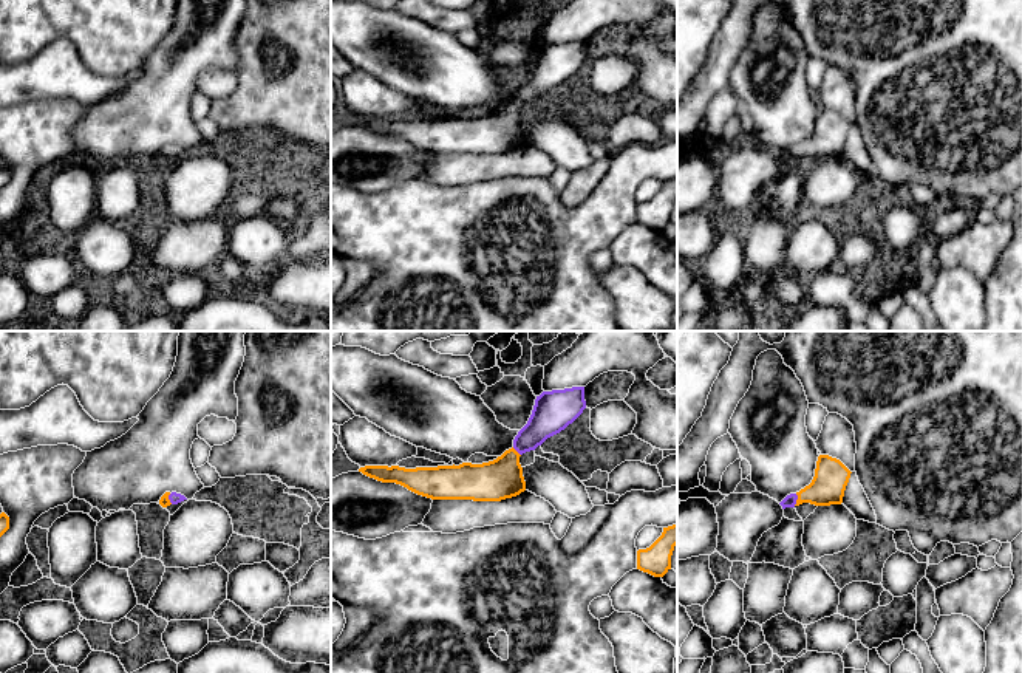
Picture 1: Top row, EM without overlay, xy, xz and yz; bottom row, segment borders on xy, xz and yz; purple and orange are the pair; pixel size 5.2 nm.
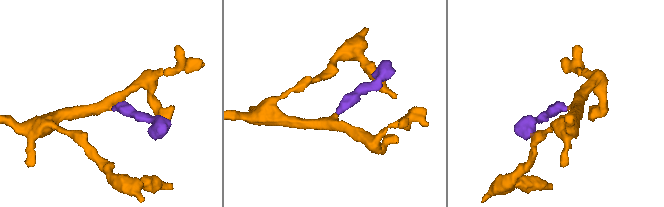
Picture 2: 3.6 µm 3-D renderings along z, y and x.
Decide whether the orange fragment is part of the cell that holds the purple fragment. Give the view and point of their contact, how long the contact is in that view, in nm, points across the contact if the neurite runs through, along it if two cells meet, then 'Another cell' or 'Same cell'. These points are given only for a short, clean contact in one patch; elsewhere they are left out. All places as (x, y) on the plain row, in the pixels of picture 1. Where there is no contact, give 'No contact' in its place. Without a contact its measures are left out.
Touches purple at yz (797, 152). Shared border 70 nm. Path across: yz (790, 153), (797, 152), (815, 147), (831, 132). Same cell

